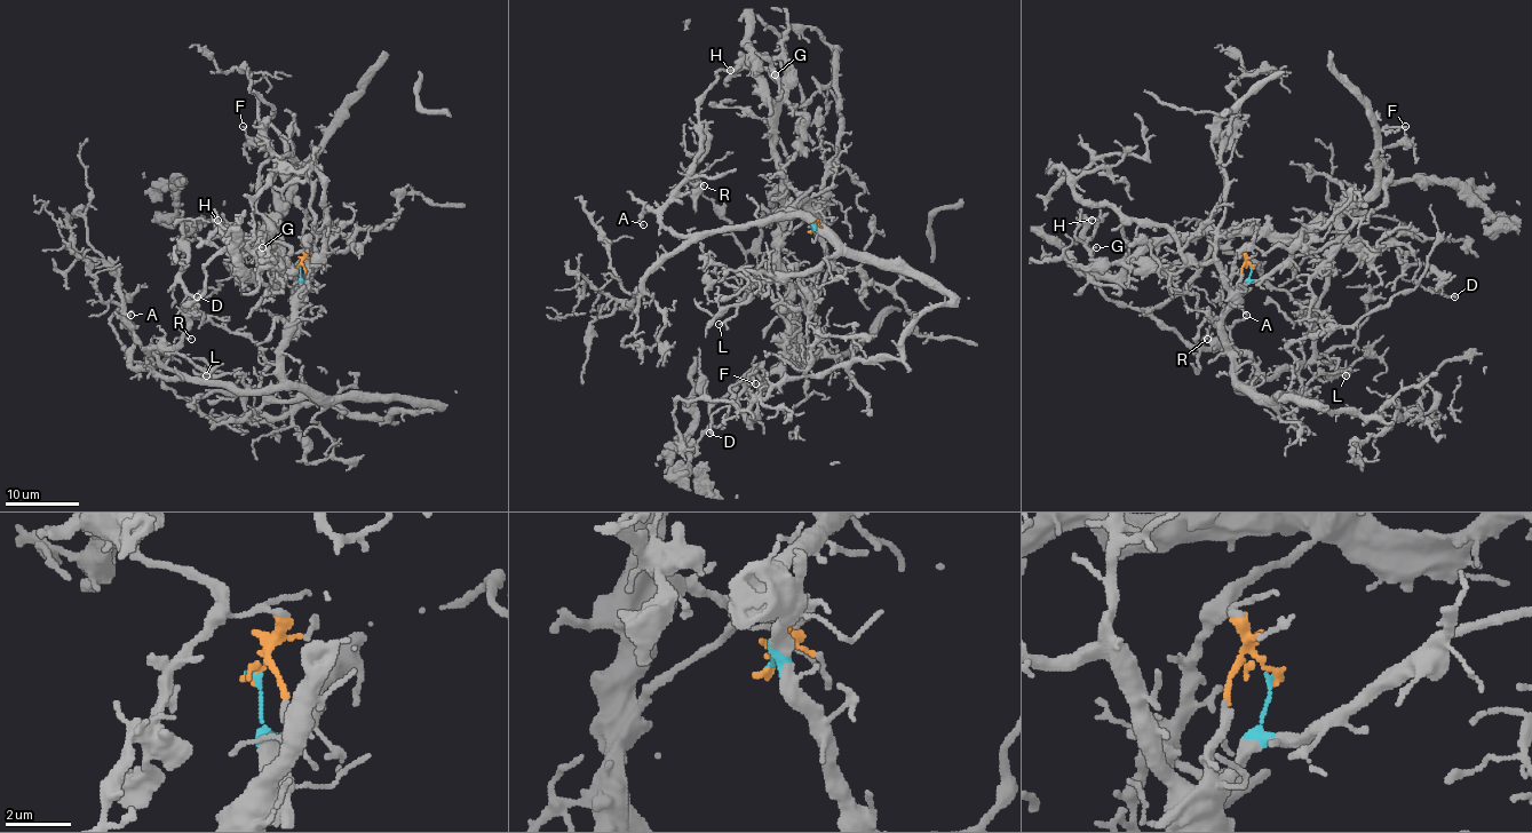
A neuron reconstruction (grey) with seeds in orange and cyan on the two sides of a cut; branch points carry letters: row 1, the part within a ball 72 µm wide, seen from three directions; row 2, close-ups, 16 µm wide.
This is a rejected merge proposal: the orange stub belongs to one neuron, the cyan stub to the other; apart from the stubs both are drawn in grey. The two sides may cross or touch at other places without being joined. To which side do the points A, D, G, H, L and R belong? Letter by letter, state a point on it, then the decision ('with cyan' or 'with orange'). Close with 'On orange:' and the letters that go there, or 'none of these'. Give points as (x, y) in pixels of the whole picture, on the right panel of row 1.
A: at (1246, 315); with cyan
D: at (1454, 296); with orange
G: at (1096, 247); with orange
H: at (1092, 220); with cyan
L: at (1346, 375); with cyan
R: at (1207, 339); with cyan
On orange: D, G

